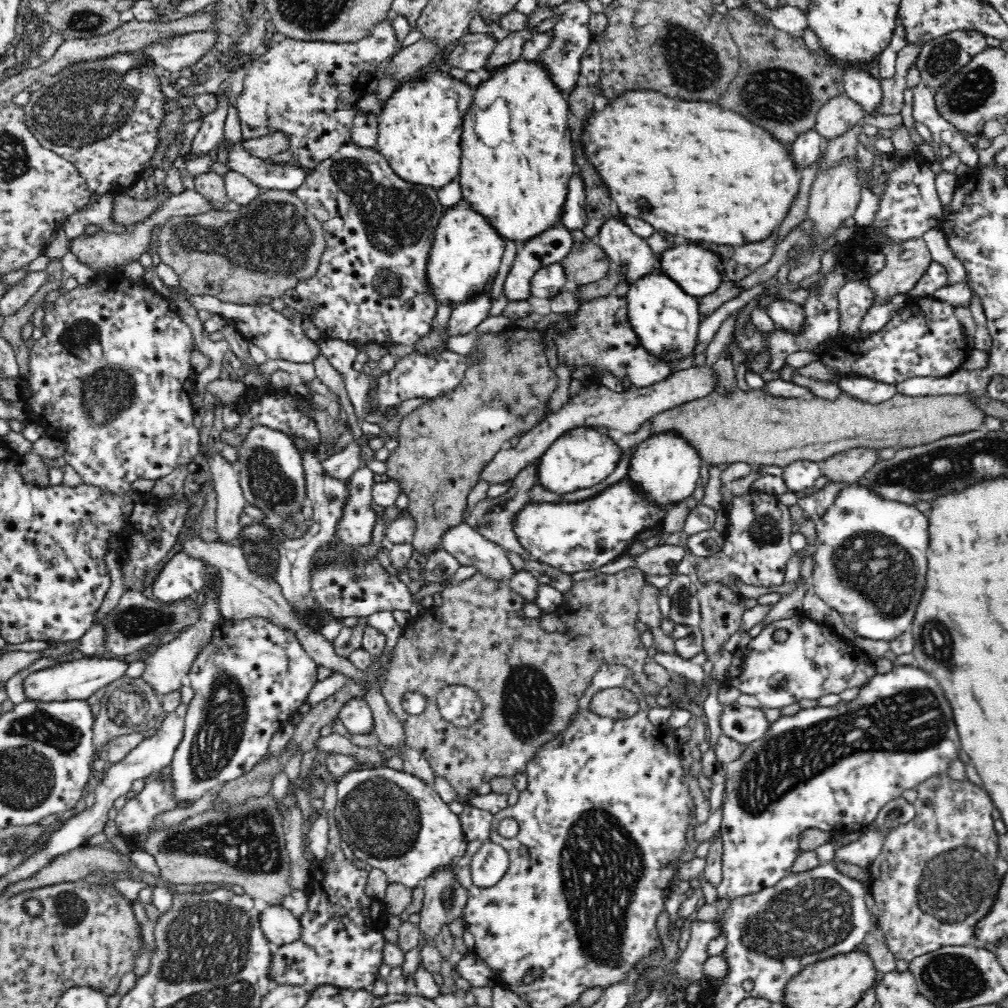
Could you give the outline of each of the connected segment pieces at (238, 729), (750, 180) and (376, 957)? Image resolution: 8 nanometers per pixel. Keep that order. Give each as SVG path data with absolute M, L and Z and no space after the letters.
M252 616L252 618L248 618L248 620L238 620L238 622L219 620L214 629L210 644L206 644L206 648L198 654L196 660L194 660L193 668L188 674L191 687L194 691L194 698L189 704L189 710L185 717L184 736L180 741L180 745L176 748L173 760L169 765L172 769L170 777L171 798L173 798L178 805L189 806L197 802L197 800L200 800L206 792L210 792L210 790L221 786L225 782L236 780L244 776L244 774L248 774L250 770L253 770L253 767L257 766L266 755L266 752L268 752L268 746L272 736L274 736L286 722L289 722L292 716L298 712L302 704L306 703L306 698L308 698L310 690L313 690L314 684L319 682L316 672L318 672L318 663L310 657L294 634L280 628L278 624L272 624L265 618L262 618L262 616Z
M634 89L630 92L624 91L624 96L614 100L612 106L604 106L602 110L592 110L582 122L582 128L578 132L578 142L582 144L582 150L594 170L598 172L602 184L606 186L610 198L618 207L621 215L634 216L646 220L648 225L652 224L654 230L658 232L668 232L668 234L682 234L690 240L708 240L708 242L718 242L720 245L738 248L744 244L760 242L766 240L774 230L785 220L791 205L796 200L799 190L801 175L795 169L794 163L789 155L789 147L782 146L775 138L772 138L766 130L752 126L746 118L742 118L736 112L724 110L716 104L710 102L684 102L684 100L674 100L666 94L654 92L654 90Z
M335 847L334 850L332 850L332 854L330 854L330 860L328 860L328 871L330 871L330 874L323 872L317 865L312 866L311 877L314 876L314 880L311 880L310 887L306 890L308 895L308 907L306 908L306 912L300 917L300 921L302 921L302 938L300 938L298 942L292 942L292 944L286 944L286 946L275 947L272 954L274 960L274 972L272 975L274 976L276 984L294 983L296 985L306 985L310 987L328 984L350 990L358 990L364 988L368 989L379 978L379 968L383 964L383 928L386 924L385 920L388 916L388 912L386 911L383 901L366 896L363 893L363 886L366 884L367 879L367 870L368 869L365 866L354 861L343 847Z

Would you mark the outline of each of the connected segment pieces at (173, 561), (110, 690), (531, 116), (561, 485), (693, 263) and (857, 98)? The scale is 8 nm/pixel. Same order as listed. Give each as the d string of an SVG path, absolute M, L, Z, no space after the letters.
M176 552L156 574L150 584L152 594L162 602L182 600L191 594L202 594L209 589L204 585L208 566L201 558Z
M122 676L106 687L104 697L100 701L101 710L96 716L93 727L94 757L103 757L110 742L116 737L134 732L147 732L153 729L164 715L161 703L151 687L139 678Z
M523 59L510 64L484 77L475 88L463 126L459 185L463 202L486 219L503 241L525 244L561 223L570 178L578 172L572 156L568 111L568 101L534 60Z
M574 428L560 436L538 460L536 486L557 495L590 489L612 473L620 461L620 455L620 447L605 432L598 432L595 428Z
M680 240L675 247L662 252L659 259L659 270L670 278L675 284L690 296L702 298L710 292L714 292L724 281L724 266L722 266L722 257L715 252L710 252L696 242Z
M848 66L843 70L845 95L855 102L865 114L880 112L884 89L881 79L870 72L856 66Z

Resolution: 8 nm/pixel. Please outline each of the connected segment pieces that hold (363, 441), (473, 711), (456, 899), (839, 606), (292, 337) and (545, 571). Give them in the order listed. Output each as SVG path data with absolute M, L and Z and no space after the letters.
M381 431L378 436L370 436L370 434L364 434L360 440L353 440L347 444L342 451L323 460L321 463L324 465L324 469L338 478L348 478L352 476L353 472L356 472L358 468L362 468L362 446L366 446L370 440L374 438L390 438L386 432Z
M461 685L445 687L438 696L439 711L455 726L470 726L482 714L482 703L476 693Z
M453 868L438 870L426 878L424 908L420 910L419 928L421 939L435 946L442 926L460 918L467 899L465 888L455 879Z
M853 485L840 492L840 496L834 502L834 506L822 518L815 521L815 528L817 538L814 542L816 552L814 554L814 566L812 568L812 591L818 595L818 598L828 603L828 606L831 608L834 608L843 618L847 628L850 628L857 637L892 642L900 634L911 631L912 620L916 616L918 604L920 604L924 596L924 590L926 590L926 576L928 576L929 570L930 517L928 514L925 514L922 510L918 510L916 506L894 500L884 500L877 494L874 494L874 492L868 491L868 489Z
M210 296L188 297L190 304L198 311L208 309L213 314L222 315L232 321L241 336L248 342L254 344L266 353L267 360L290 360L290 362L313 362L320 354L318 342L312 341L305 336L304 329L294 325L286 316L277 312L270 305L241 305L232 302L222 302L220 299Z
M506 550L506 552L508 552L508 558L510 558L510 562L512 562L512 566L517 572L522 569L530 571L541 584L548 584L562 594L568 592L574 581L577 581L572 577L572 574L566 574L566 572L554 568L554 566L544 564L544 562L536 559L524 560L520 554L516 554L512 550Z

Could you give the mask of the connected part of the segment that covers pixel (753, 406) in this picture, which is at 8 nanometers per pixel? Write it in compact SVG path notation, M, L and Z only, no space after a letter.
M736 388L730 394L712 392L704 398L679 404L649 418L651 434L675 434L690 445L704 466L713 469L718 464L746 462L755 466L786 467L796 461L824 461L835 454L856 447L911 447L934 442L939 438L959 435L981 428L984 414L971 401L972 394L906 396L898 392L885 401L872 404L848 393L841 393L834 400L812 396L811 398L776 397L772 393L750 388L747 392Z

